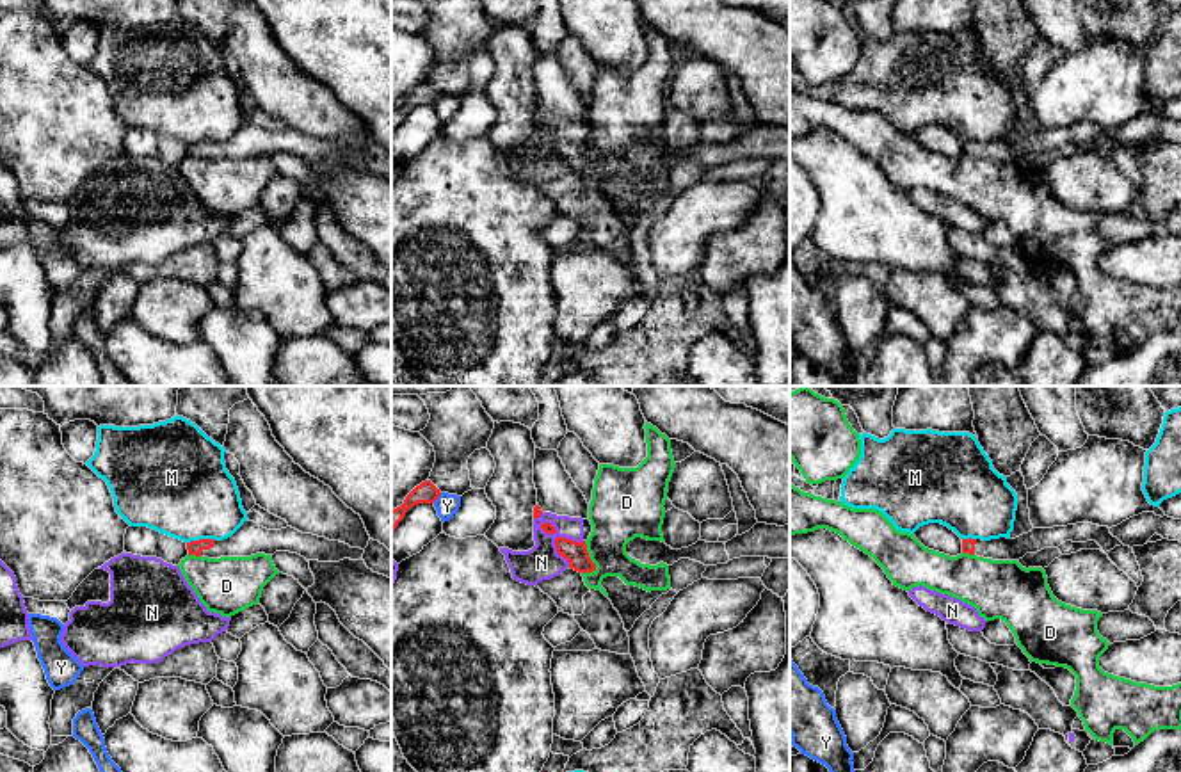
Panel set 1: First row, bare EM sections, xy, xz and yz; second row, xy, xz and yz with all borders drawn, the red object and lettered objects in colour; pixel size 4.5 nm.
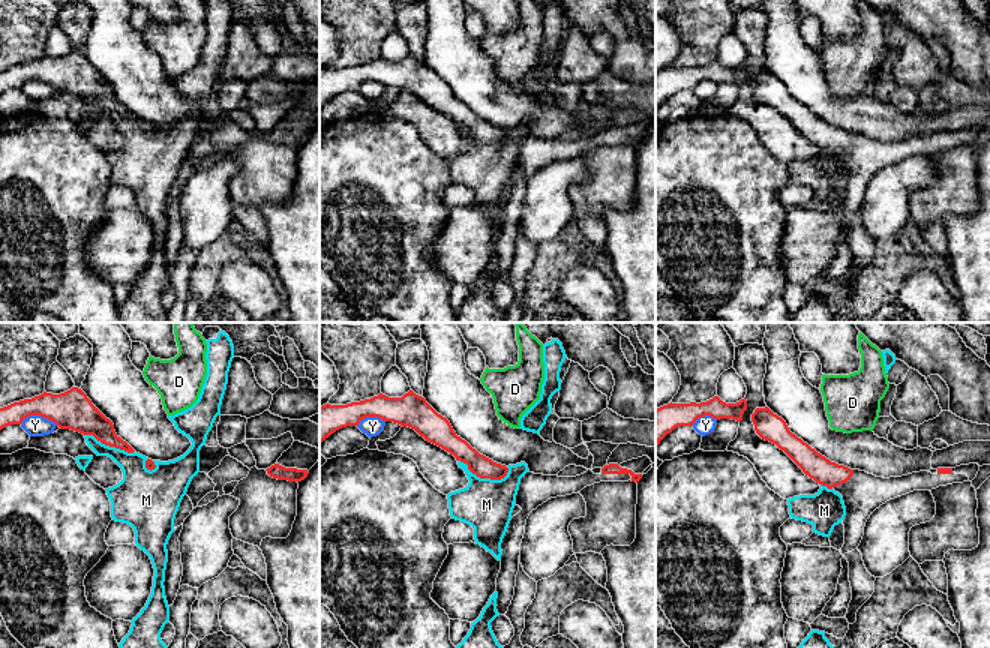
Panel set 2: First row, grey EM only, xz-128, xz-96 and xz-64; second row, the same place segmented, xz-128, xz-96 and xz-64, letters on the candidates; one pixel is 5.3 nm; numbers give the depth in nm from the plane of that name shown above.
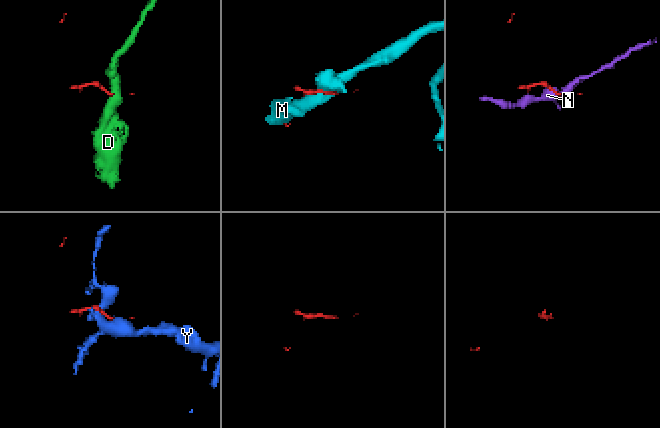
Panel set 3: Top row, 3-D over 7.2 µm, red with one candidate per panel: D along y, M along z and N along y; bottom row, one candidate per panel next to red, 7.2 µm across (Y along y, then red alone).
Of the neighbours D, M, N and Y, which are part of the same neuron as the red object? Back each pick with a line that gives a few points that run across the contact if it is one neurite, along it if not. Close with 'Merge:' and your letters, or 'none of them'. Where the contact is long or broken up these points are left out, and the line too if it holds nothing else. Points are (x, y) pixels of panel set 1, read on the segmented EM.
Merge: none of them

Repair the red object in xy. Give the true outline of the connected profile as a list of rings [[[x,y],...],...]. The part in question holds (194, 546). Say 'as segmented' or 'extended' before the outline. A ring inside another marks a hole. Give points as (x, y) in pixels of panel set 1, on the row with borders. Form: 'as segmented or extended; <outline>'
extended; [[[254,521],[244,525],[228,539],[199,539],[187,543],[189,555],[221,559],[221,557],[251,557],[256,553],[274,555],[290,551],[306,560],[340,562],[343,559],[359,560],[365,550],[350,548],[340,541],[329,541],[313,534],[302,534],[292,527],[267,530]]]

